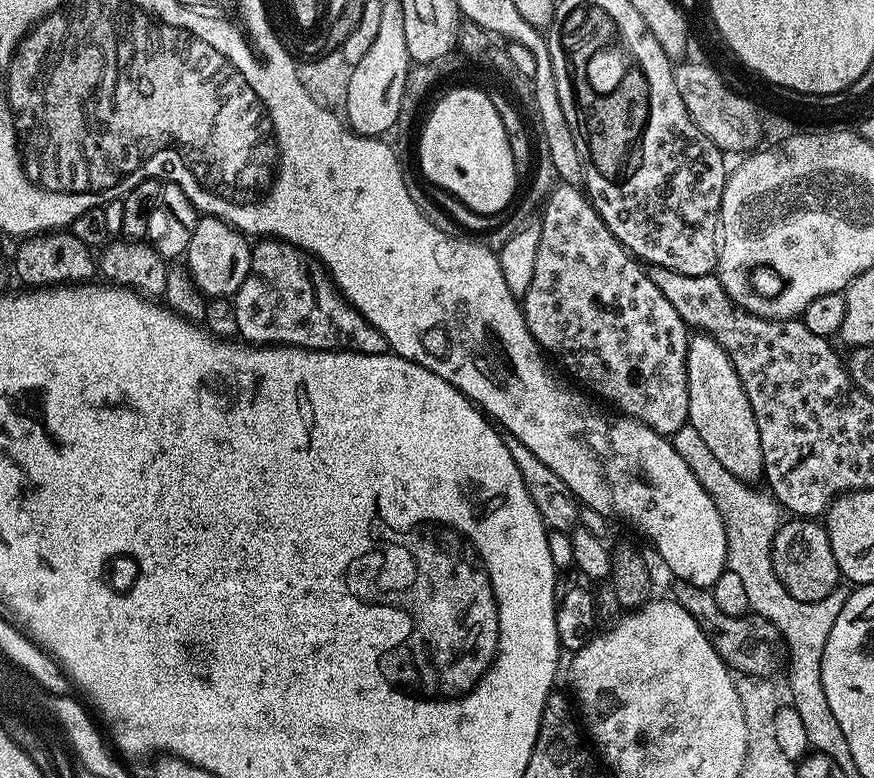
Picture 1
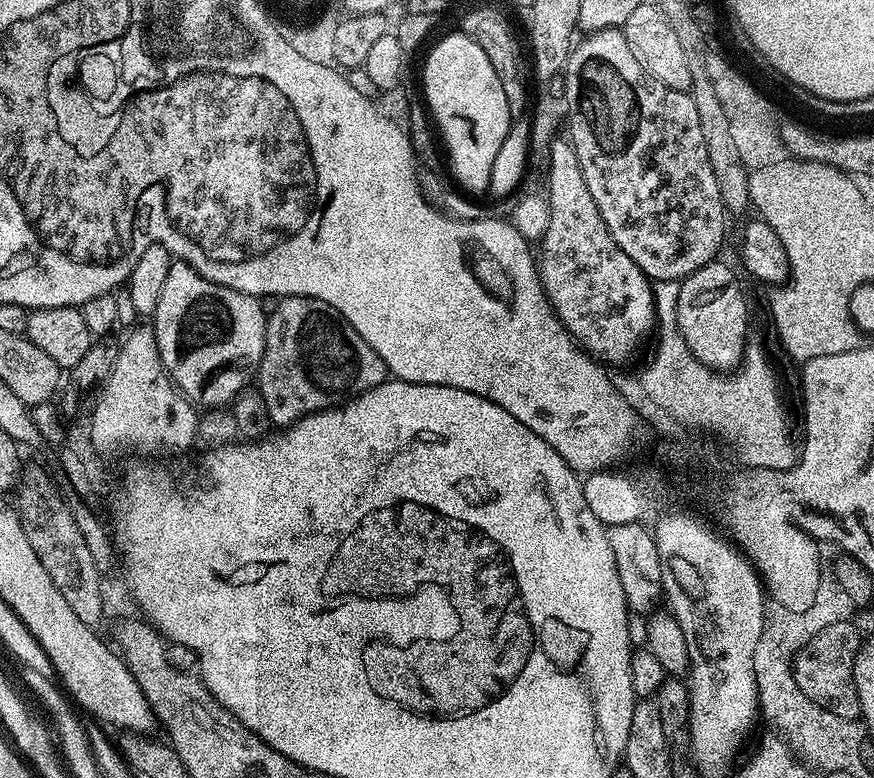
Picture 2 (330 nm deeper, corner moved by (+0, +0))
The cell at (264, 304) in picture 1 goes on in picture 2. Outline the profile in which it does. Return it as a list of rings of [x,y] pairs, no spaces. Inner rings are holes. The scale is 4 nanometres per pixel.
[[[286,296],[279,301],[276,309],[267,313],[266,338],[264,339],[264,353],[258,369],[258,391],[266,402],[268,417],[273,425],[291,426],[304,416],[311,416],[315,412],[324,412],[327,408],[337,407],[338,400],[332,396],[355,398],[362,392],[369,392],[374,386],[384,383],[389,375],[388,367],[378,358],[378,354],[326,302],[309,296]]]

